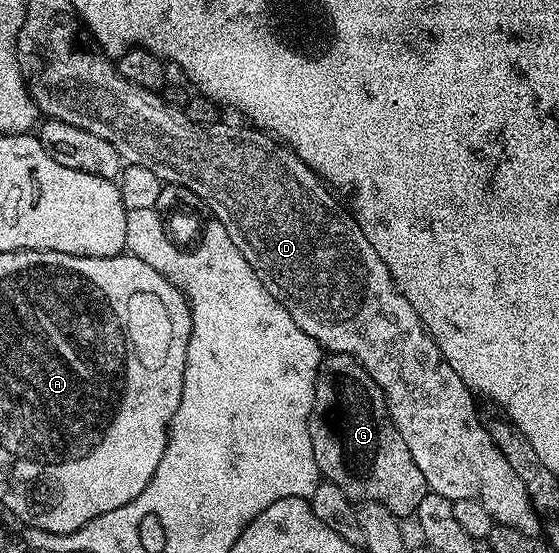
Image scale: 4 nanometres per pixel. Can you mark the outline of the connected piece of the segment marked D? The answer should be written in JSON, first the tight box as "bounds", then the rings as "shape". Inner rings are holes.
{"bounds":[33,42,543,537],"shape":[[[54,42],[54,54],[50,54],[50,66],[46,68],[42,66],[42,70],[38,70],[38,74],[34,74],[33,90],[34,94],[37,94],[38,102],[42,103],[43,115],[47,119],[55,118],[64,124],[76,124],[76,128],[84,128],[86,132],[93,132],[96,136],[101,136],[104,140],[108,140],[108,144],[112,144],[112,148],[116,148],[116,152],[120,152],[123,163],[140,168],[152,168],[152,172],[156,172],[156,176],[163,184],[192,188],[192,192],[196,192],[196,196],[200,196],[203,207],[214,213],[211,215],[217,222],[224,224],[224,228],[228,232],[232,244],[236,244],[240,256],[244,256],[244,260],[248,260],[248,264],[252,264],[254,275],[262,281],[262,287],[268,288],[270,297],[275,298],[278,305],[285,308],[286,314],[292,316],[294,323],[308,336],[312,336],[312,340],[316,340],[323,351],[335,354],[353,354],[355,360],[366,369],[368,376],[372,376],[372,380],[376,380],[378,387],[386,394],[386,407],[390,413],[390,419],[394,421],[394,427],[398,429],[398,434],[404,440],[404,444],[408,444],[408,452],[412,452],[412,460],[416,460],[416,468],[420,468],[420,472],[424,472],[426,485],[433,493],[449,498],[453,503],[459,502],[462,498],[475,498],[477,502],[484,504],[484,508],[488,508],[495,523],[510,525],[527,536],[536,537],[543,533],[543,519],[534,509],[534,505],[530,503],[528,488],[524,488],[524,480],[520,480],[520,476],[516,476],[516,471],[512,469],[512,464],[508,464],[508,460],[504,460],[504,452],[500,452],[500,448],[496,448],[492,436],[488,436],[483,419],[477,418],[478,410],[474,407],[476,398],[470,387],[464,384],[464,380],[454,371],[452,364],[448,364],[448,360],[434,342],[434,337],[426,331],[426,326],[420,320],[416,308],[412,304],[408,304],[405,293],[399,290],[394,283],[394,278],[388,272],[384,260],[380,260],[380,256],[376,256],[376,248],[372,248],[372,244],[368,244],[368,236],[364,236],[364,232],[353,214],[331,193],[326,183],[308,168],[308,164],[304,164],[297,158],[289,146],[257,128],[247,128],[245,125],[242,127],[225,126],[225,124],[217,126],[196,124],[192,120],[188,120],[185,109],[168,105],[163,100],[161,93],[145,90],[124,80],[124,76],[118,74],[115,63],[111,59],[100,60],[83,54],[68,56],[64,42]]]}

